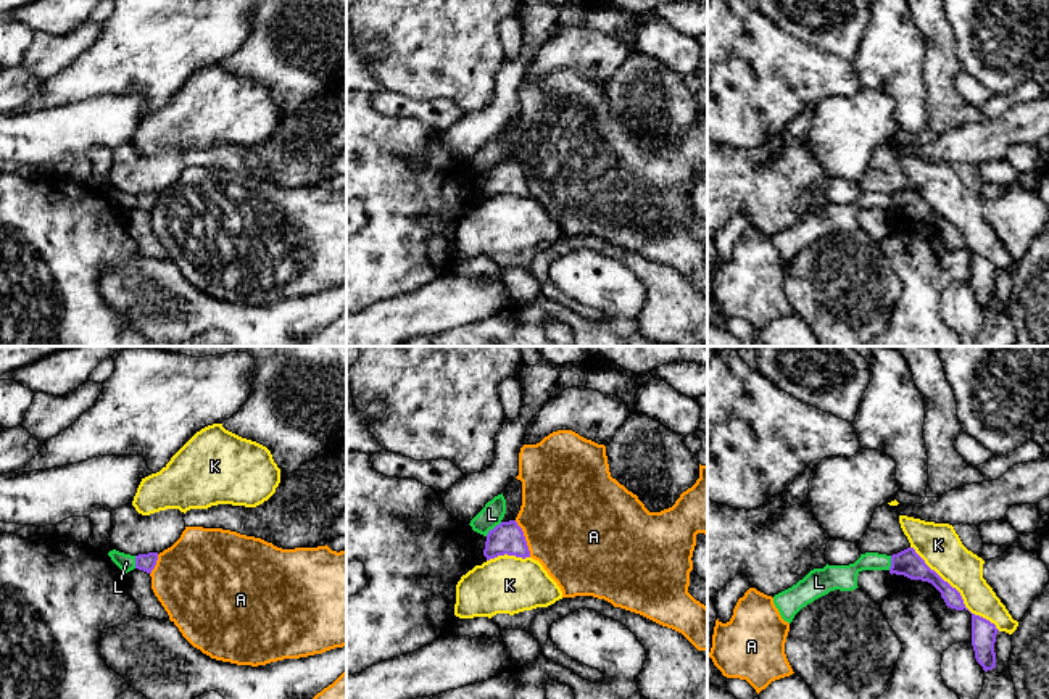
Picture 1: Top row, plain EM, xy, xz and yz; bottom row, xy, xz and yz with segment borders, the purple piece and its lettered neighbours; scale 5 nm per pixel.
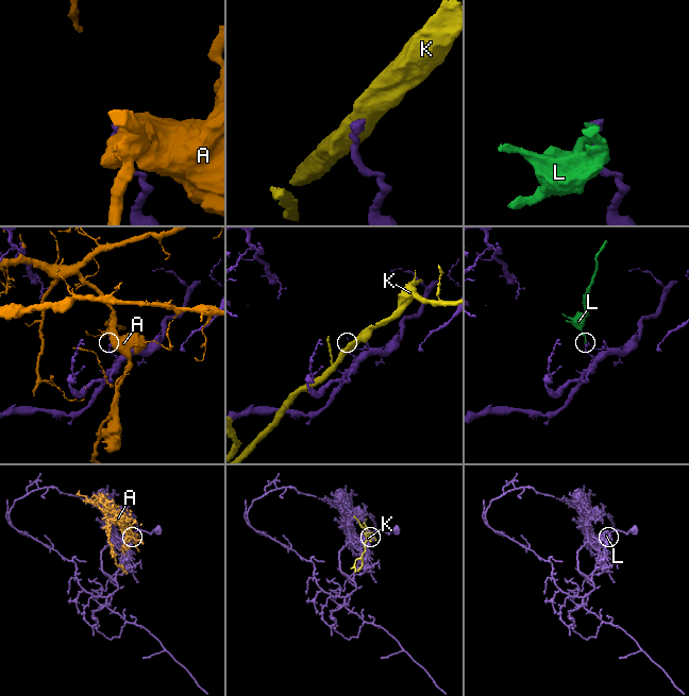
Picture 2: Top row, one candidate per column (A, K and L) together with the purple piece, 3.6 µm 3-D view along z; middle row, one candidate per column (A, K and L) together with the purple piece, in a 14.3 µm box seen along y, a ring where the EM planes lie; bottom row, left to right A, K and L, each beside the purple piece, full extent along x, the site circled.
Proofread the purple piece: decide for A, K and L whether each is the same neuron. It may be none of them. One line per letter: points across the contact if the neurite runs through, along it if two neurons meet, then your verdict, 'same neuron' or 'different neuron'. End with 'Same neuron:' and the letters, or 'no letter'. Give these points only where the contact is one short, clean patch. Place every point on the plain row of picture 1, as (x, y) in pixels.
A: different neuron
K: different neuron
L: along xz (501, 161), (485, 174) | different neuron
Same neuron: no letter

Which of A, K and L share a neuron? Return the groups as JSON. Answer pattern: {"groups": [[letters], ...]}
{"groups": [["A"], ["K"], ["L"]]}

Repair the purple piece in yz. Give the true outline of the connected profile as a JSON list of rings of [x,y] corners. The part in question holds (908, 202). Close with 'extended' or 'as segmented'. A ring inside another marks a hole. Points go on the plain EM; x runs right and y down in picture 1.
[[[907,187],[891,195],[889,213],[904,214],[910,219],[928,221],[941,232],[941,237],[947,246],[956,250],[968,250],[960,232],[944,221],[935,209],[931,209],[914,187]]]; as segmented

